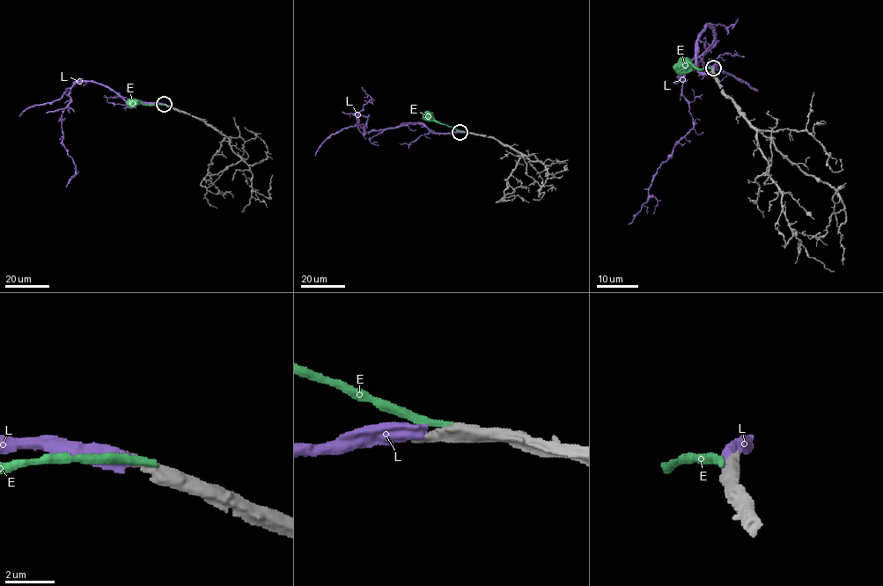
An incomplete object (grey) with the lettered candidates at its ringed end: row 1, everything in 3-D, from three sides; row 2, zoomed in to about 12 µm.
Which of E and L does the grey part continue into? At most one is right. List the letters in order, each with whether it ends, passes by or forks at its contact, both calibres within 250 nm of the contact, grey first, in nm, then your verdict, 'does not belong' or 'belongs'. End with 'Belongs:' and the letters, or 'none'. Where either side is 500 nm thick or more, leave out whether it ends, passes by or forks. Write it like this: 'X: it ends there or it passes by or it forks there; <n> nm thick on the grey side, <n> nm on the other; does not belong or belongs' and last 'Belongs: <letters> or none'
E: it ends there; 440 nm thick on the grey side, 320 nm on the other; does not belong
L: 400 nm thick on the grey side, 600 nm on the other; belongs
Belongs: L

